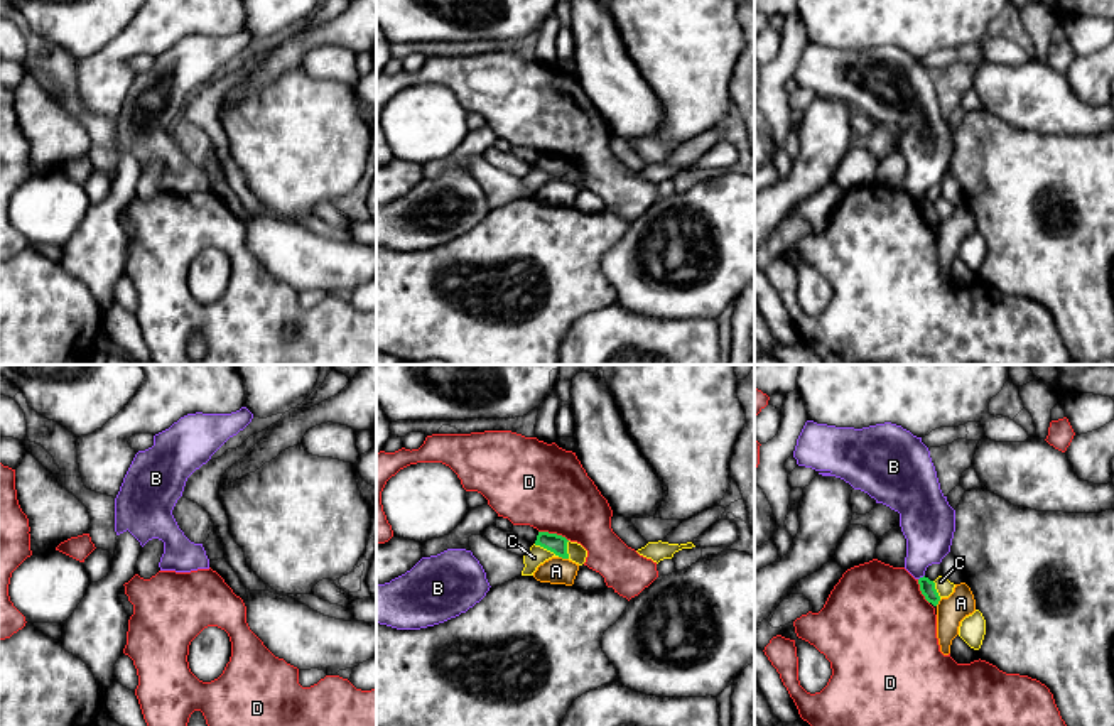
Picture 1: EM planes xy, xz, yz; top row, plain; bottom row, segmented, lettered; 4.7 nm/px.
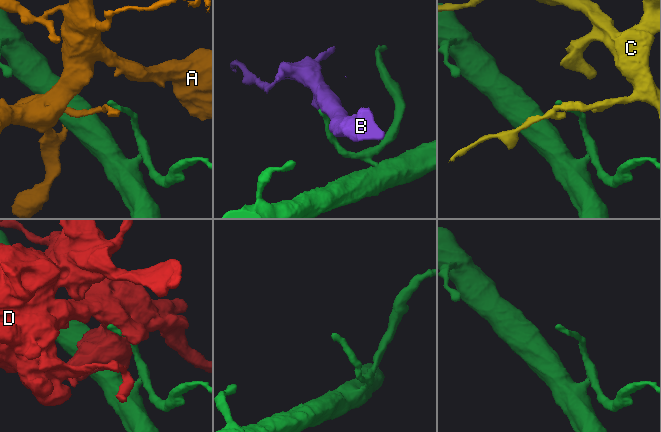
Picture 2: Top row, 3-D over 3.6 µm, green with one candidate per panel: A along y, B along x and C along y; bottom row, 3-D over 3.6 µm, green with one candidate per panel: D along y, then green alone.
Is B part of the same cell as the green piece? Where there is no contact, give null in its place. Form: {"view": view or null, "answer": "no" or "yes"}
{"view": "yz", "answer": "no"}

